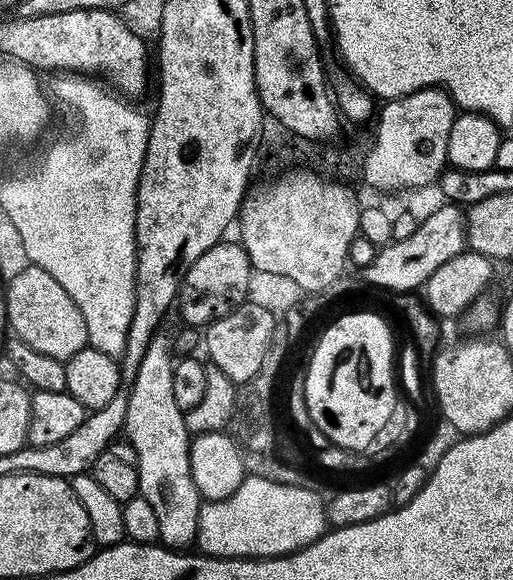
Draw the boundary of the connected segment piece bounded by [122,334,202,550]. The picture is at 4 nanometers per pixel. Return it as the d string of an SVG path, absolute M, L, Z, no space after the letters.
M164 334L156 335L150 342L150 346L146 346L146 354L142 358L142 362L138 362L138 374L134 374L134 378L130 382L122 432L126 437L126 443L134 446L134 454L138 454L139 495L144 496L146 502L150 502L154 514L158 514L159 543L166 548L184 550L195 545L202 498L198 494L198 490L194 486L194 478L190 474L190 454L188 453L190 433L184 421L185 412L178 406L178 401L174 399L173 363L173 337L171 335L164 336Z

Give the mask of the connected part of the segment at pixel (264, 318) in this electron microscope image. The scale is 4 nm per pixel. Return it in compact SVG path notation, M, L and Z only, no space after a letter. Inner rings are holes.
M245 302L233 308L230 314L218 318L203 329L203 351L208 351L207 359L214 366L218 366L218 370L222 370L226 378L233 380L237 386L245 384L261 369L266 350L271 344L271 334L274 332L276 322L277 317L272 316L271 312Z

